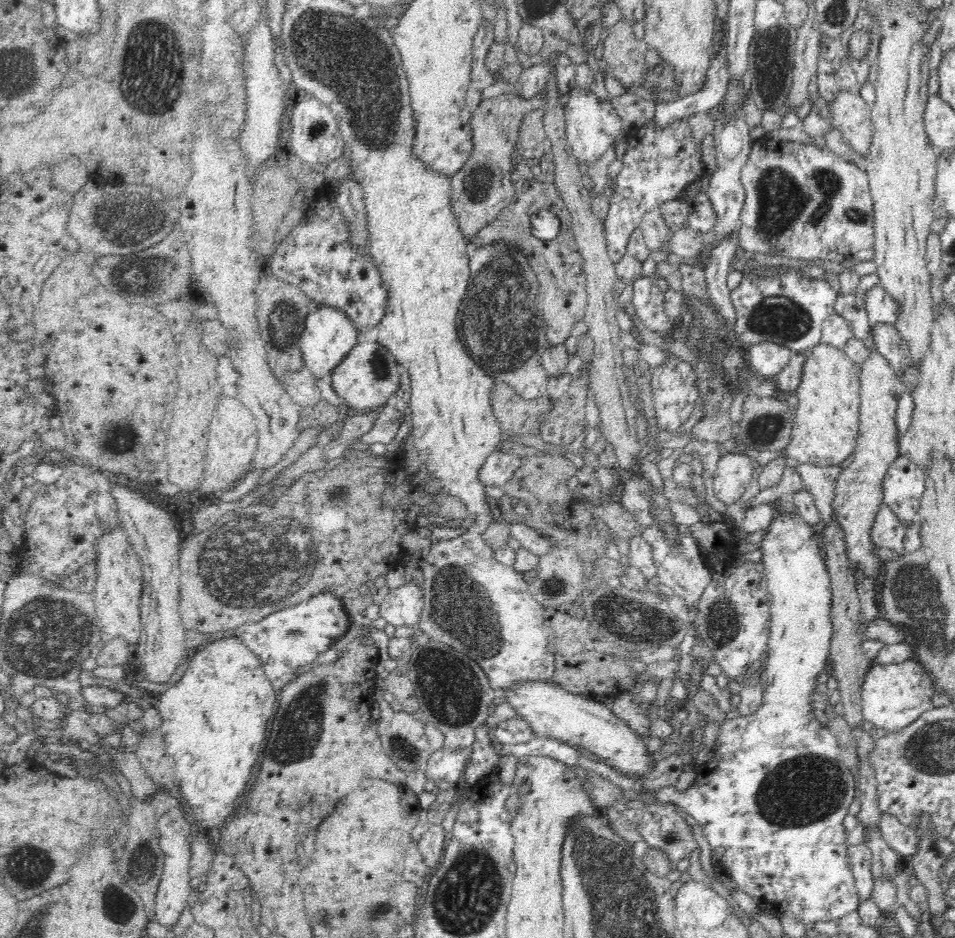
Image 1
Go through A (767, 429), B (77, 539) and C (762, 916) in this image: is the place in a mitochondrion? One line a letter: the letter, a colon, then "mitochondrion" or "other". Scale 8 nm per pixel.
A: mitochondrion
B: other
C: other

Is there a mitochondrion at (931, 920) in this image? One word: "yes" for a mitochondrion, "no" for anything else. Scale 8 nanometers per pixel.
no

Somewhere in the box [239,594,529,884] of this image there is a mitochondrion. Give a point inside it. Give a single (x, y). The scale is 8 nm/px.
(450, 684)

